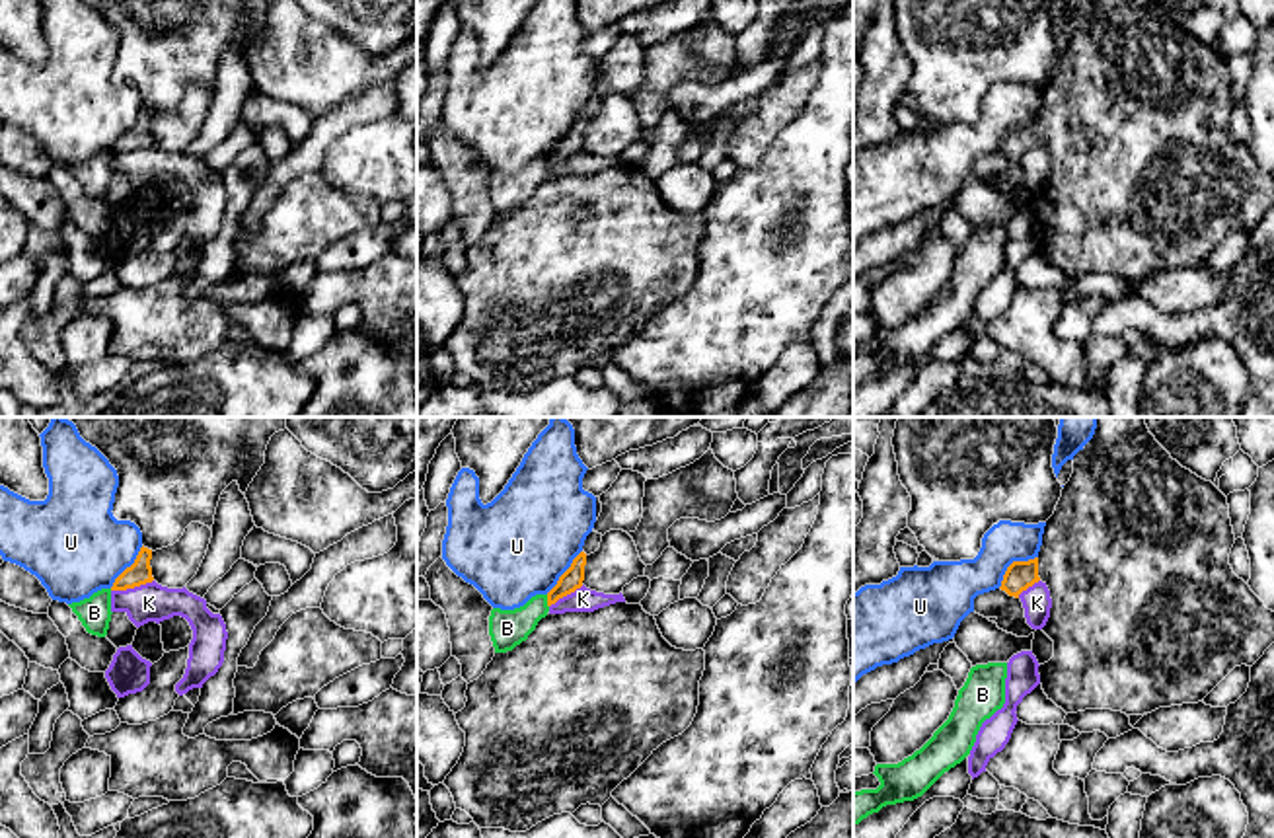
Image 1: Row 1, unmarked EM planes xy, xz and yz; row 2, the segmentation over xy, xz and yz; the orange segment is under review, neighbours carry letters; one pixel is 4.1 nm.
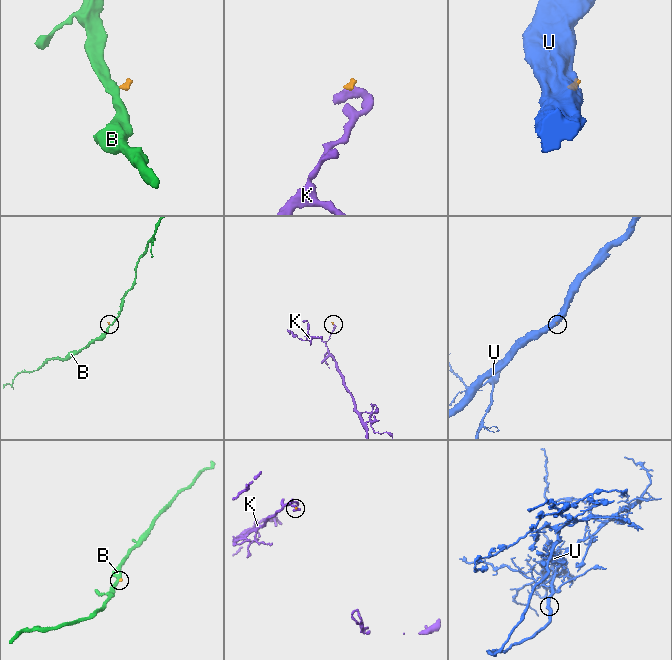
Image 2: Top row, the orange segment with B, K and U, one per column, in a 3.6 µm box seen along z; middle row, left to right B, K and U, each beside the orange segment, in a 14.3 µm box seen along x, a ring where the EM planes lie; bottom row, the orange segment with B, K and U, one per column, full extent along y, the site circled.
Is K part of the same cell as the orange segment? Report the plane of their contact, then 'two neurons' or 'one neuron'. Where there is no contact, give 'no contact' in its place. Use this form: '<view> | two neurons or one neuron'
xy | two neurons

